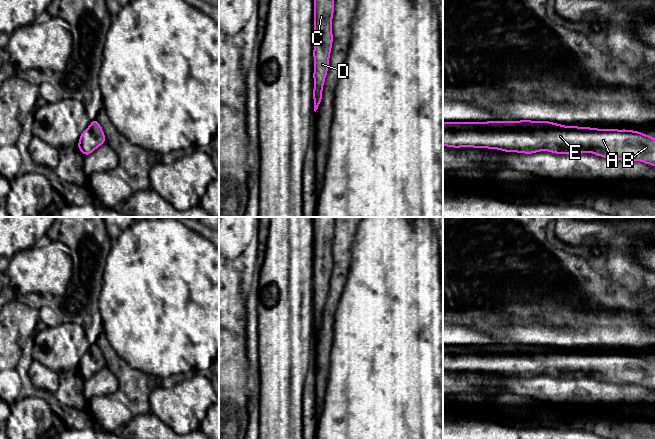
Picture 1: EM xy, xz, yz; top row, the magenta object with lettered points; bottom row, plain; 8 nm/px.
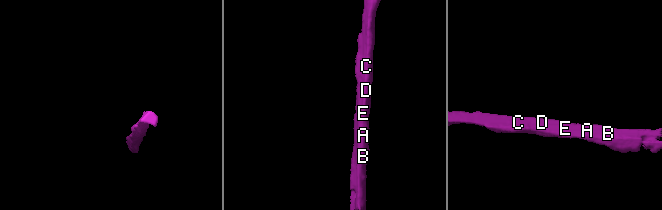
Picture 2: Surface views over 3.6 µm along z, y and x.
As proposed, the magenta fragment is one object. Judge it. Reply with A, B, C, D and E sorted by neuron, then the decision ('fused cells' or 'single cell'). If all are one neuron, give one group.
groups A B C D E; single cell

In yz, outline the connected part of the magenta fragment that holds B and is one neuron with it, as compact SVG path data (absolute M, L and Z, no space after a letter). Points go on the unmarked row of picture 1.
M550 345L443 346L443 370L487 372L524 378L540 375L565 379L592 377L607 383L640 385L655 391L655 362L652 360L634 354L563 350Z

